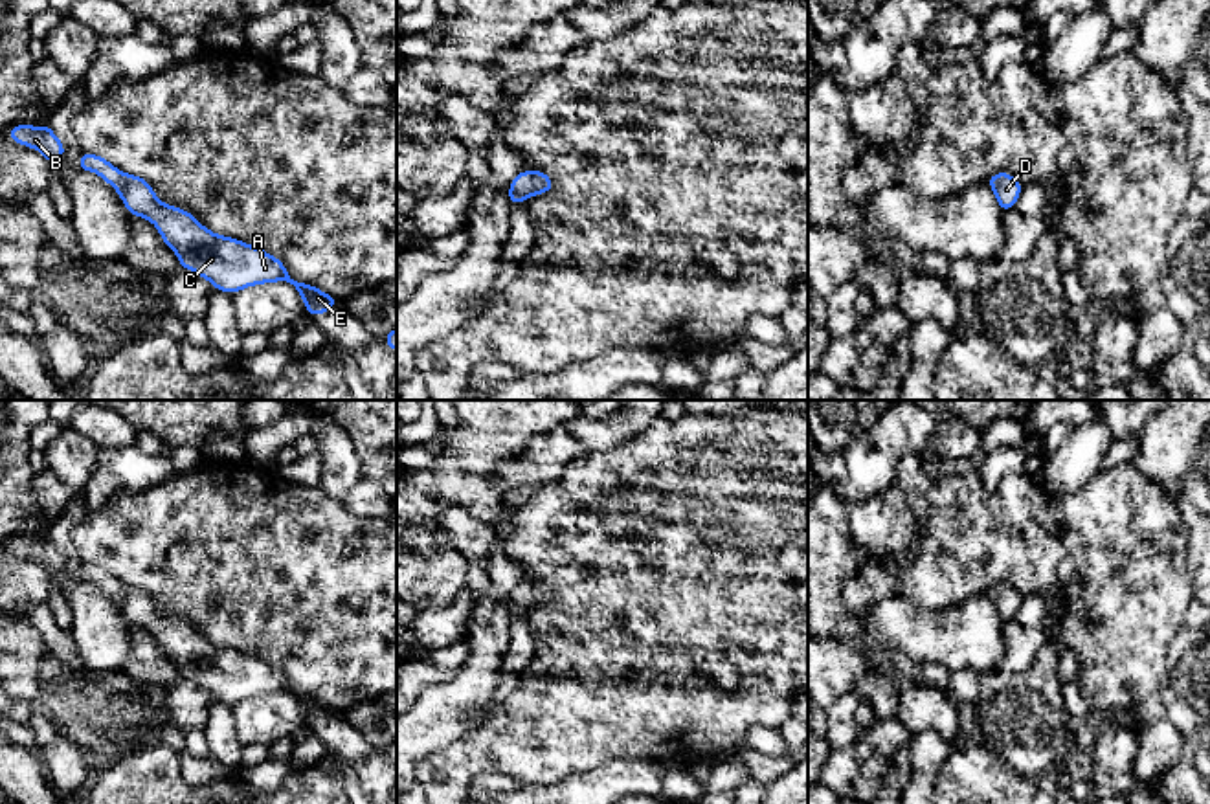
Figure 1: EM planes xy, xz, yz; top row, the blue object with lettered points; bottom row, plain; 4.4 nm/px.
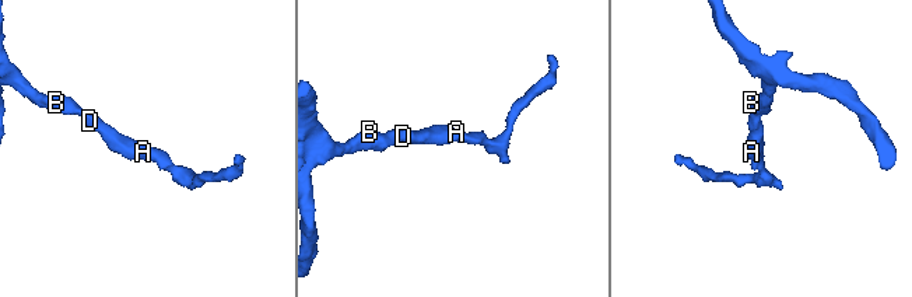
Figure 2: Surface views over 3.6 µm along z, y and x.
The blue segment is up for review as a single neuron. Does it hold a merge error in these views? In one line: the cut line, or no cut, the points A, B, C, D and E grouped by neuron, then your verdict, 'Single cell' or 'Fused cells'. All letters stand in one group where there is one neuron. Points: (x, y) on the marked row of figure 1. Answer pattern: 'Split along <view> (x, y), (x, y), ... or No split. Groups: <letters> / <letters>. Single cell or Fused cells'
No split. Groups: A B C D E. Single cell

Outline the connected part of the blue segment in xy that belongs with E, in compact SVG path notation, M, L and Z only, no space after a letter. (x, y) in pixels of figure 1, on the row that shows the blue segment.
M81 152L79 171L95 171L105 182L108 182L118 191L132 217L149 218L156 226L163 242L178 255L180 266L196 272L215 288L235 294L246 286L286 281L294 285L303 297L308 318L323 314L338 305L338 299L318 290L316 286L294 281L285 264L274 255L233 237L215 235L213 231L206 229L189 211L162 204L147 180L121 173L105 158Z

